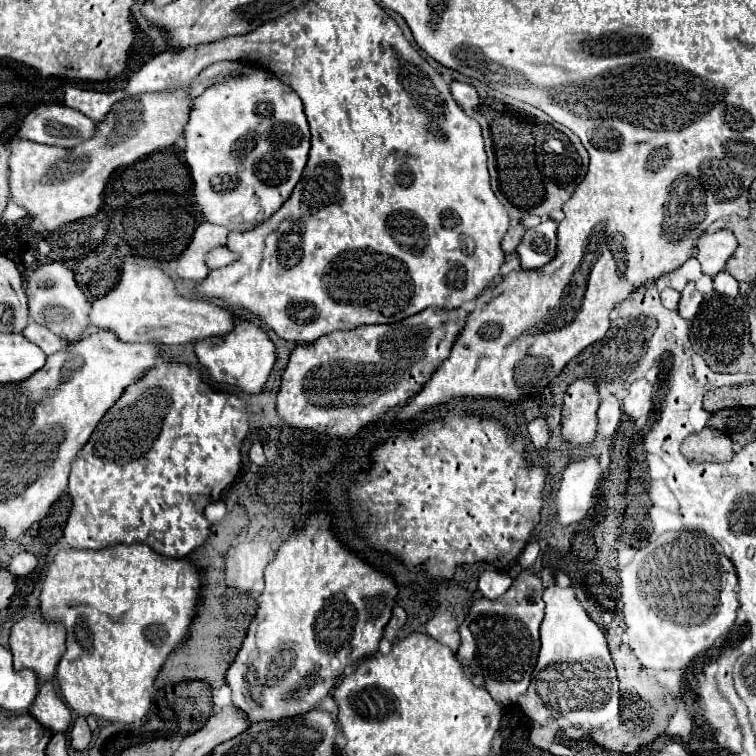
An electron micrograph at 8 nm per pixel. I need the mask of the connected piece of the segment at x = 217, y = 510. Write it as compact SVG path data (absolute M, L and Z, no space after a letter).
M218 501L218 503L212 503L212 505L208 505L208 509L204 511L206 513L206 519L210 521L210 523L218 523L218 521L222 521L224 519L224 515L226 515L226 505L222 503L222 501Z

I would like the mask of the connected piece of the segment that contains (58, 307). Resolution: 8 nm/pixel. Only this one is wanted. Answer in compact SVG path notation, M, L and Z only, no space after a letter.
M48 263L48 265L42 265L36 271L32 271L26 277L26 295L28 295L30 317L38 325L48 327L50 331L54 331L56 335L60 335L68 341L76 341L78 337L82 337L86 333L90 301L82 293L82 289L76 285L74 273L70 269L66 269L64 265Z

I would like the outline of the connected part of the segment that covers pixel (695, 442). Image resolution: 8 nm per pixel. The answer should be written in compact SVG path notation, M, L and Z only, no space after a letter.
M710 427L688 435L680 451L690 461L730 461L734 457L732 441L722 431Z

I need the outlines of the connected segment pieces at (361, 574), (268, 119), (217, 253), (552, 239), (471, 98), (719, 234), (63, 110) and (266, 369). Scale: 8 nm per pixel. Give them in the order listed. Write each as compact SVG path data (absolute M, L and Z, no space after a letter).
M316 511L308 517L306 529L278 549L276 559L264 569L266 589L258 597L258 611L248 627L242 649L226 671L226 683L232 689L232 705L242 711L250 723L280 721L286 715L304 715L312 711L346 673L348 667L378 651L384 627L390 621L396 585L394 581L358 559L330 531L330 515Z
M222 61L222 63L210 65L210 69L202 71L196 81L218 77L224 71L232 71L232 69L240 69L242 75L240 77L224 77L220 83L208 87L200 97L196 97L192 101L190 121L188 121L186 131L184 131L184 135L186 135L186 161L188 161L188 167L190 167L192 181L194 181L194 203L196 203L196 209L204 215L204 219L210 221L210 223L214 223L214 225L224 225L230 231L248 231L248 229L256 227L258 223L266 221L270 215L274 215L284 205L284 201L290 197L290 193L296 187L296 183L300 181L300 175L302 175L304 165L308 161L308 151L310 151L310 129L308 129L308 121L306 121L306 115L304 115L304 107L302 107L300 97L288 85L284 85L278 77L274 77L270 71L252 69L248 65L240 65L238 61Z
M216 247L206 255L204 263L208 265L208 269L220 269L220 267L226 267L228 263L232 263L236 259L238 259L238 255L234 251L230 251L228 247Z
M552 219L542 221L540 225L526 231L524 239L518 245L518 255L522 269L542 269L556 255L556 227Z
M452 81L450 83L450 91L456 99L456 103L464 109L474 109L478 105L478 91L470 85L470 83L462 83L462 81Z
M718 229L714 233L704 233L698 243L697 260L702 265L702 273L714 277L720 273L738 247L738 241L730 229Z
M40 103L24 117L16 137L42 145L72 149L80 141L92 137L94 129L94 121L76 109L58 103Z
M234 317L232 333L224 337L208 337L204 341L196 341L194 349L196 349L198 361L208 369L208 375L214 381L236 385L246 393L262 391L276 361L276 347L266 335L266 331L260 329L256 323L240 319L240 317Z

